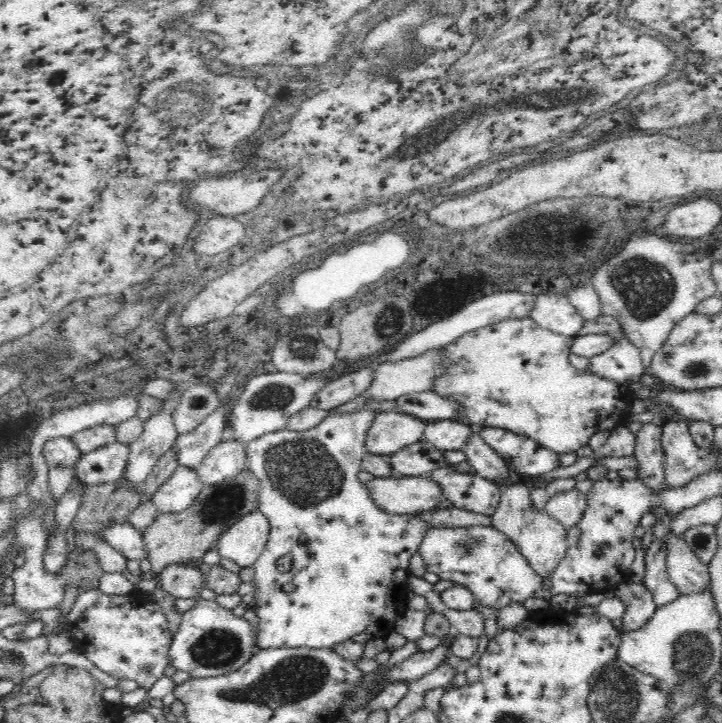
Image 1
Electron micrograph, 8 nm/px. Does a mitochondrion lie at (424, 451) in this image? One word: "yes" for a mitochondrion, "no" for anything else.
no

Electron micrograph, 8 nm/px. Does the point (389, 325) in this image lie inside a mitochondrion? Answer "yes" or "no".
yes

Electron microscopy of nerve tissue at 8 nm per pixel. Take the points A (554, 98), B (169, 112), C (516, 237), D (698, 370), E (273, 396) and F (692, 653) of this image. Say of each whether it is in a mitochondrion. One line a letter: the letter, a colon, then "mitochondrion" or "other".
A: other
B: mitochondrion
C: other
D: mitochondrion
E: mitochondrion
F: mitochondrion

